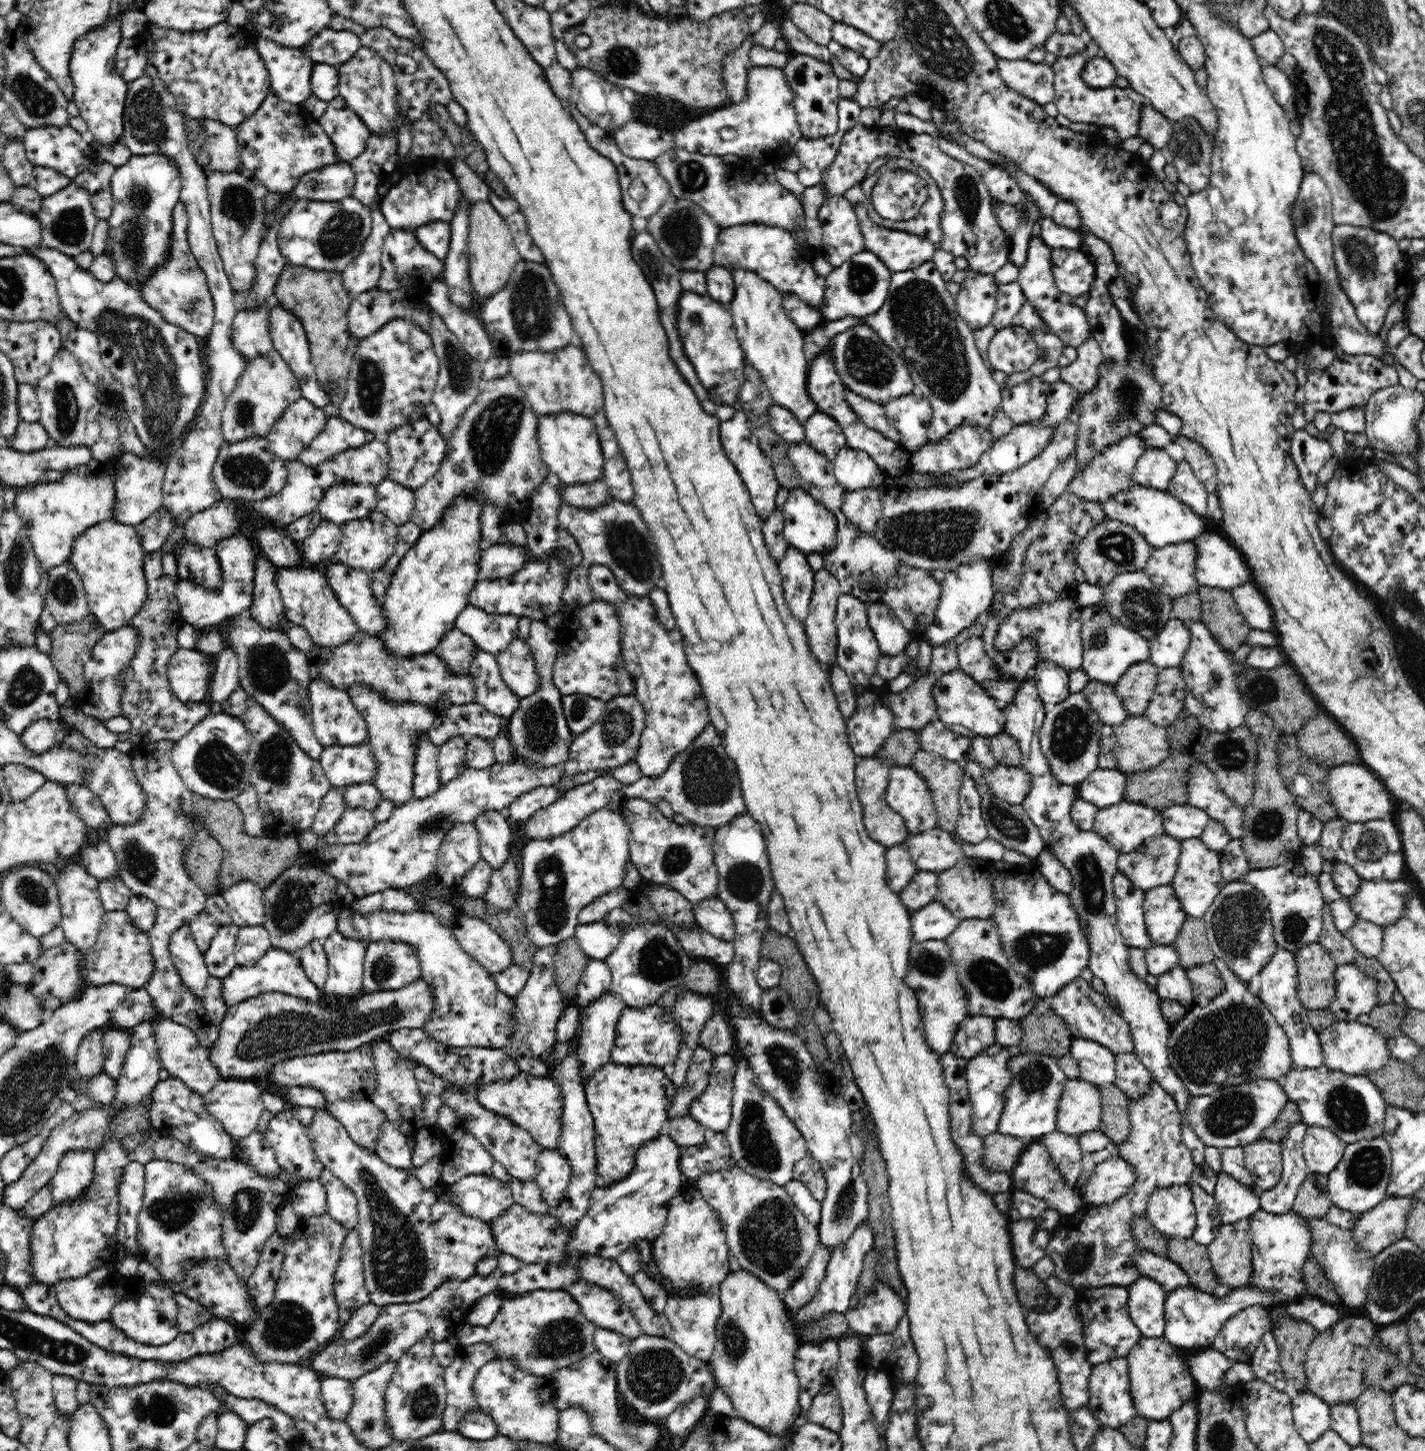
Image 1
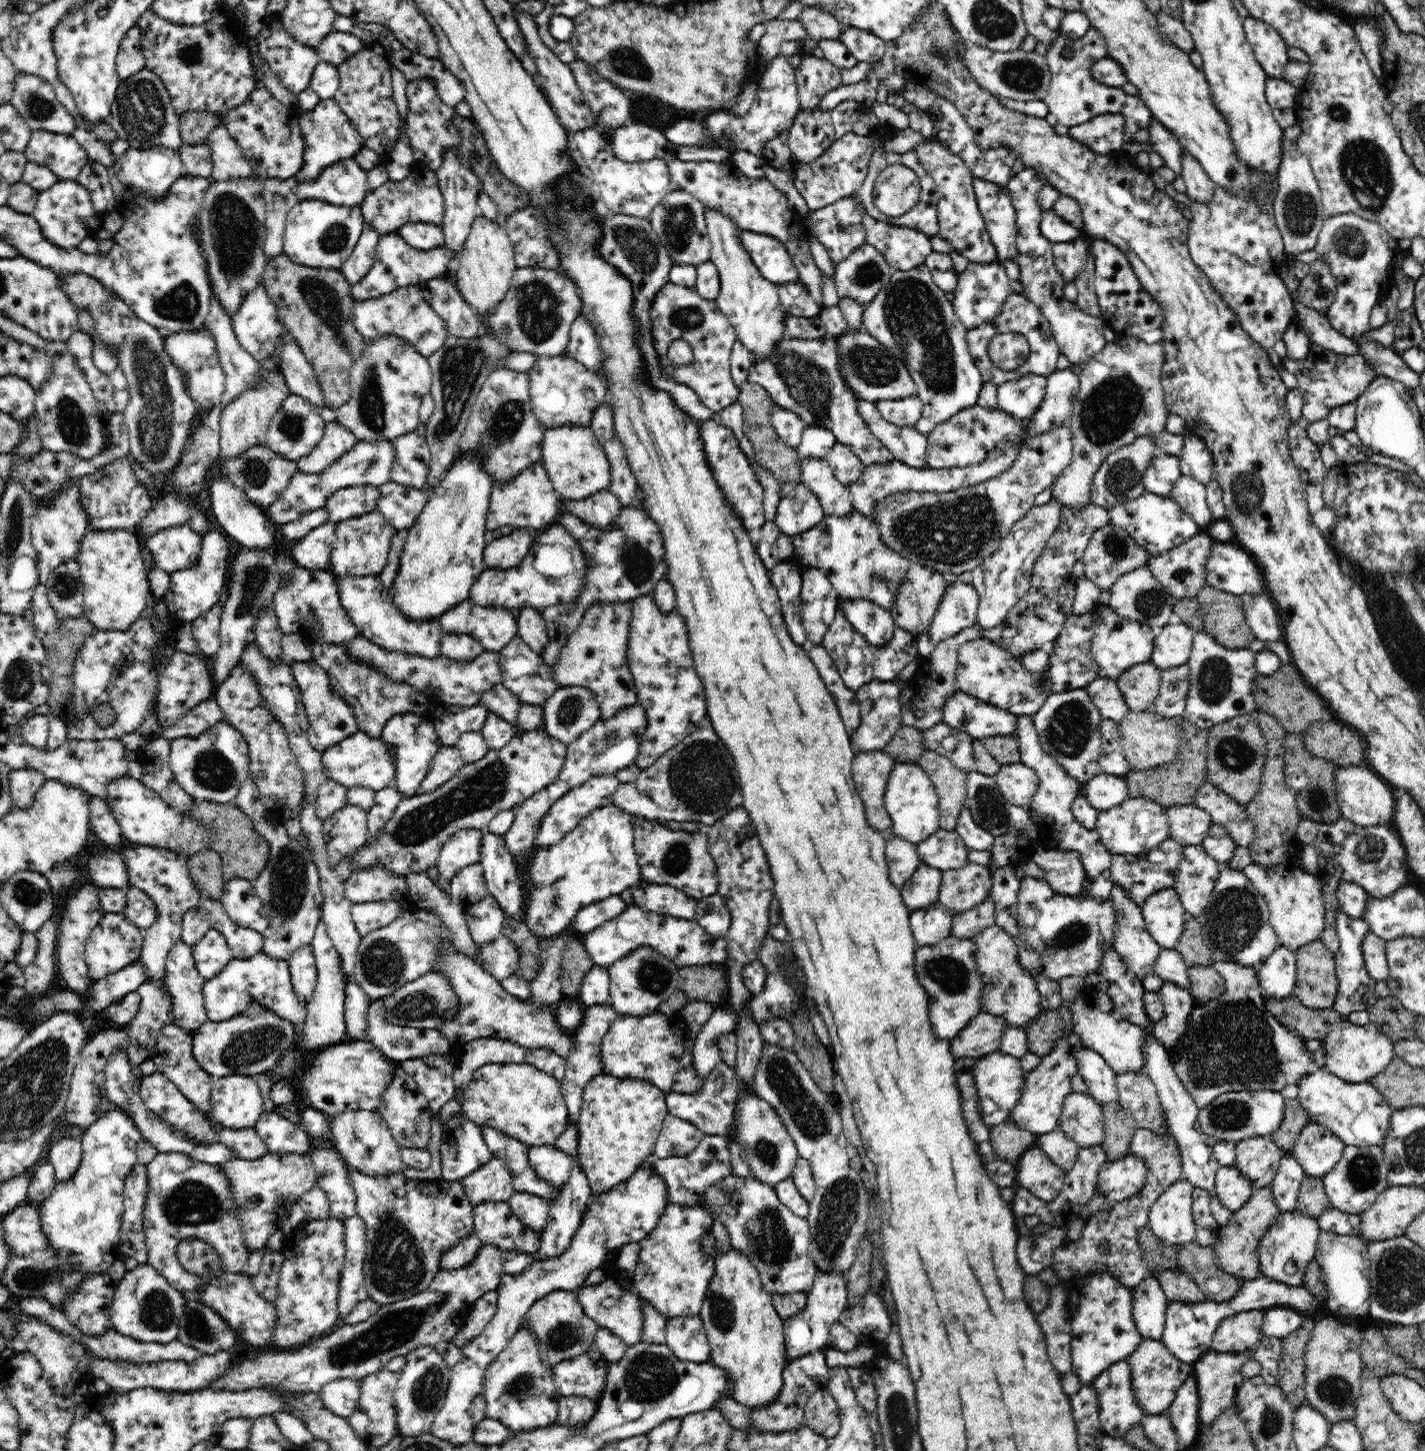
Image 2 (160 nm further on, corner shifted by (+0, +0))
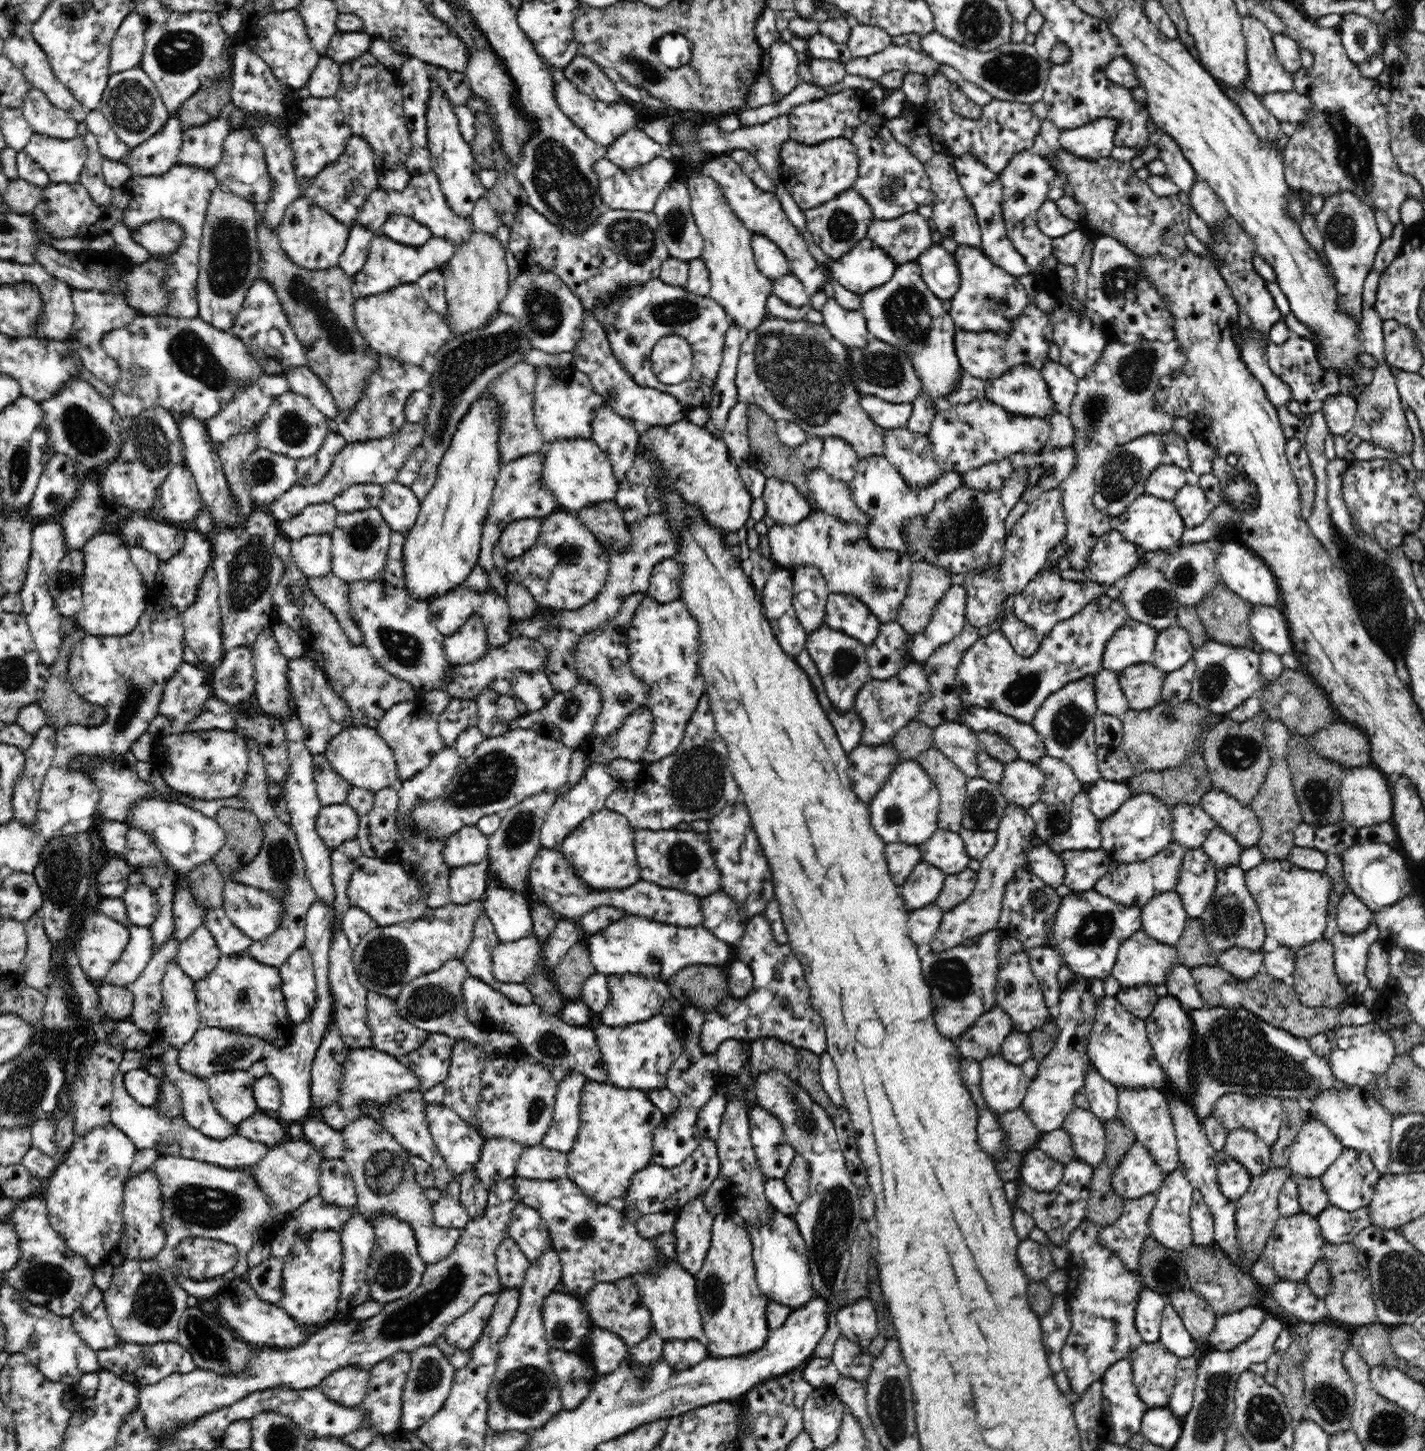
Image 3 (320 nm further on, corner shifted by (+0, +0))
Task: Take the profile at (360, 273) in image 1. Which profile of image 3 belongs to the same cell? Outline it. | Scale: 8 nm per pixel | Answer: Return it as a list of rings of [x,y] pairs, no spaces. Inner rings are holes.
[[[354,224],[348,233],[346,246],[340,254],[339,267],[346,275],[353,277],[360,273],[368,258],[369,246],[377,233],[368,227]]]

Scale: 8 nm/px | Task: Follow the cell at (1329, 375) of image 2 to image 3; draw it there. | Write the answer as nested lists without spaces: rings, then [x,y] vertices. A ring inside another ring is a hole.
[[[1292,334],[1283,344],[1268,343],[1268,364],[1271,371],[1290,387],[1292,399],[1299,403],[1301,415],[1310,416],[1320,411],[1324,398],[1338,394],[1340,390],[1340,375],[1336,371],[1328,371],[1320,367],[1316,361],[1316,347],[1312,340]]]

